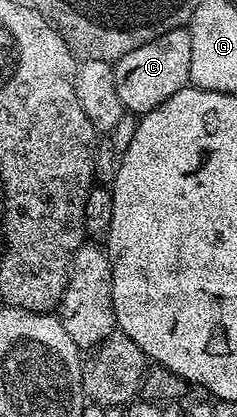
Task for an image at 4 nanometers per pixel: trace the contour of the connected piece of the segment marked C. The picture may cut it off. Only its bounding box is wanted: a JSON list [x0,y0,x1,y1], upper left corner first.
[112,27,190,117]

